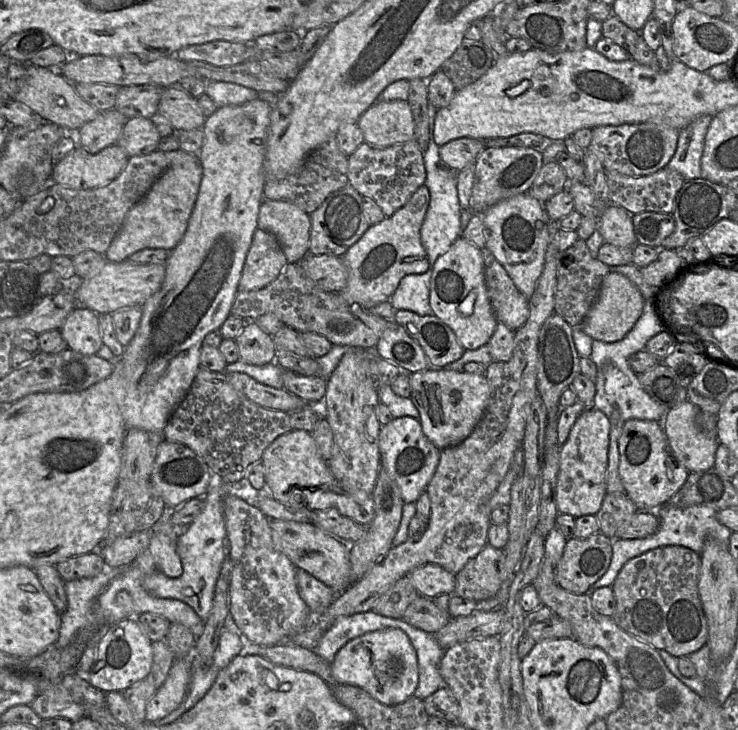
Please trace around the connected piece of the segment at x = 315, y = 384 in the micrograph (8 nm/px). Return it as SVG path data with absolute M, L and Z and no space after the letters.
M290 370L282 374L284 389L303 398L308 403L323 402L327 379L321 376L303 376Z

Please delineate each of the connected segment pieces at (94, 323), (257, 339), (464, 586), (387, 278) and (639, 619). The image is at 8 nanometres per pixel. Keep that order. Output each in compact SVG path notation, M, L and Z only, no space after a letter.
M76 306L60 329L69 349L84 355L95 355L102 346L99 315Z
M247 321L243 330L234 339L240 360L251 365L265 365L274 362L277 350L272 336L264 332L257 323Z
M489 544L455 575L454 595L473 601L481 601L497 595L502 585L501 562L503 549Z
M424 184L408 202L392 216L371 225L363 236L342 256L348 270L347 284L339 293L349 304L371 308L390 301L400 280L409 274L423 274L429 268L427 253L422 245L420 230L430 203L430 192Z
M682 546L659 547L629 560L611 586L616 600L616 610L611 618L622 630L656 650L666 651L674 657L688 657L708 641L708 625L698 592L700 566L700 554Z

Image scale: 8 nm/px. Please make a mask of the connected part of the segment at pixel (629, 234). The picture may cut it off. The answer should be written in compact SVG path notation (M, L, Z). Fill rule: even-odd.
M607 206L602 212L598 225L604 241L617 247L634 248L637 240L632 216L621 206Z

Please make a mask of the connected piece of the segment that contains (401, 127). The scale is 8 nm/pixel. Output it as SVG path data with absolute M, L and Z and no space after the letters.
M378 100L358 120L364 141L383 149L416 139L415 123L408 101Z

